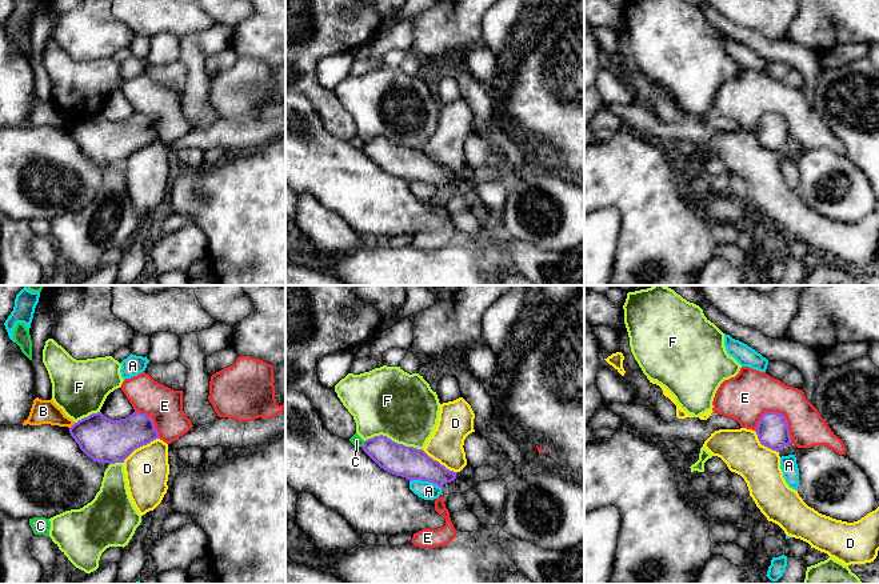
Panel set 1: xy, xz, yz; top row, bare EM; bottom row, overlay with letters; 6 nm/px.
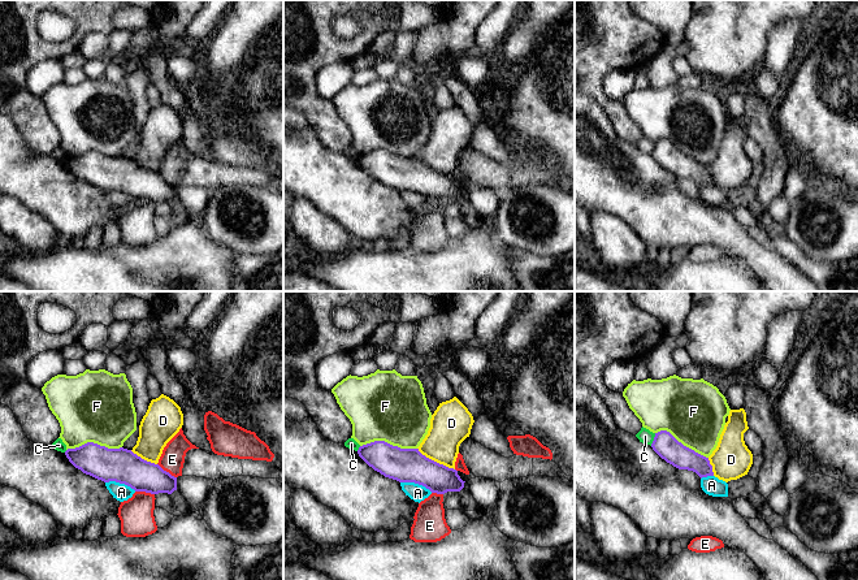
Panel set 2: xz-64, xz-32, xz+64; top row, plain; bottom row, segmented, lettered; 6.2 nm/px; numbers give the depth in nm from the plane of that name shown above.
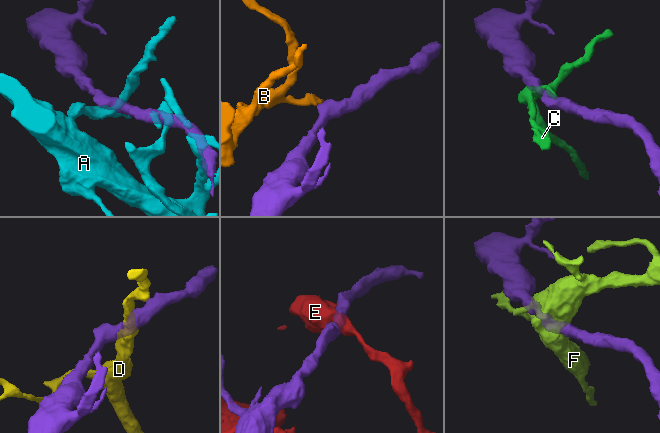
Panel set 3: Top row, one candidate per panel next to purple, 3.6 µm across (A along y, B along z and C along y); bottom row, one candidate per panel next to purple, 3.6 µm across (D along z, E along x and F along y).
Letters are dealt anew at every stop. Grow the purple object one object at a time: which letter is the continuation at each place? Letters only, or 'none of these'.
none of these

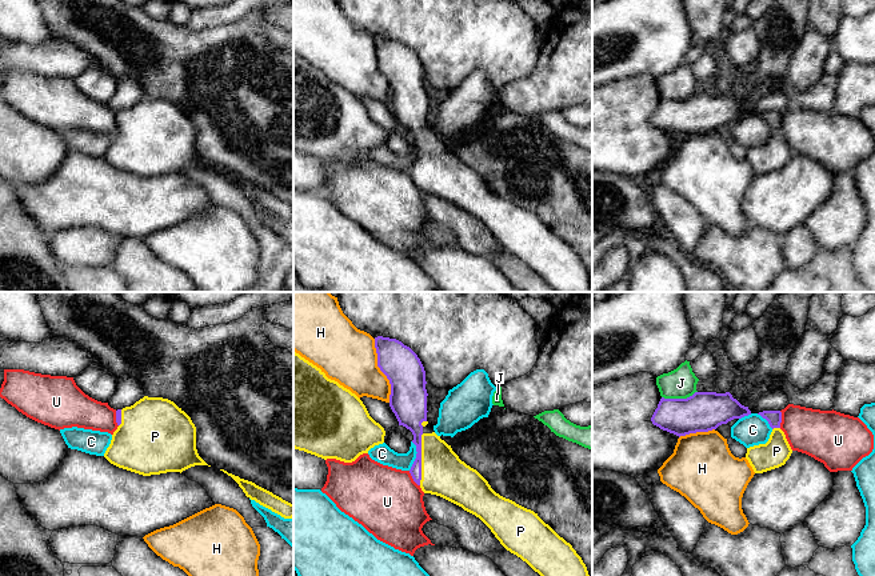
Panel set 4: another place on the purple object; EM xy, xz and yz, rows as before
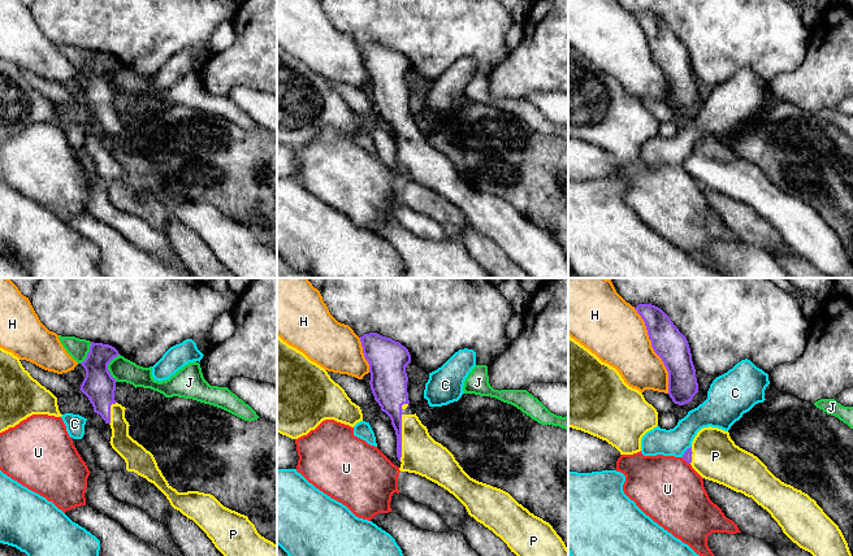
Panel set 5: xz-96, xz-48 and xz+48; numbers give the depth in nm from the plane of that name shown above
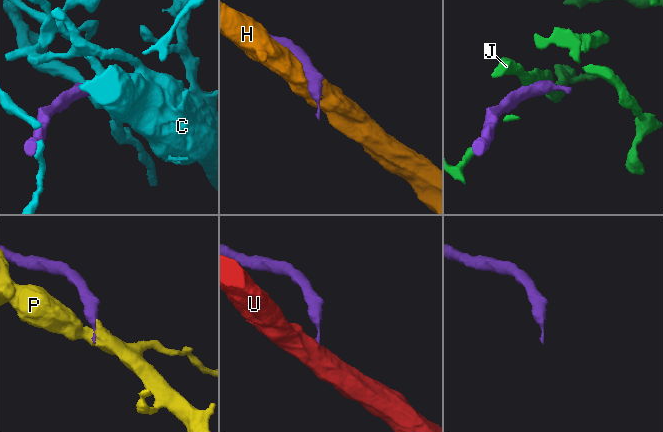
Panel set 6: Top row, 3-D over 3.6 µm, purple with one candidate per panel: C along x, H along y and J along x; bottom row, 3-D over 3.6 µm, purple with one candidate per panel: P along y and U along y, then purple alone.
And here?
P

